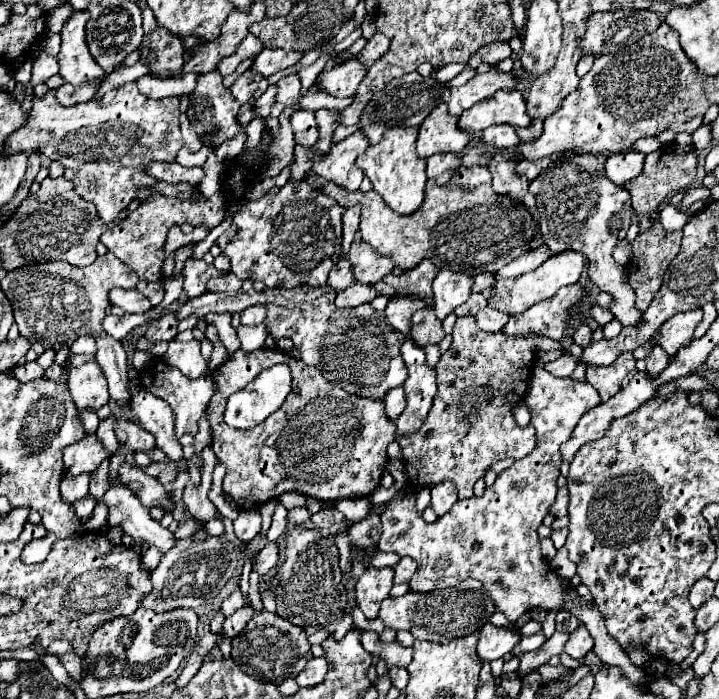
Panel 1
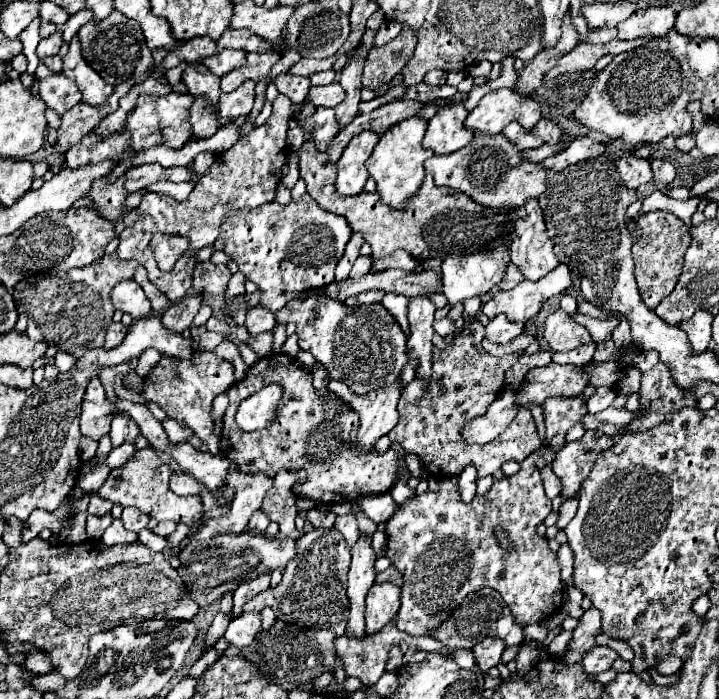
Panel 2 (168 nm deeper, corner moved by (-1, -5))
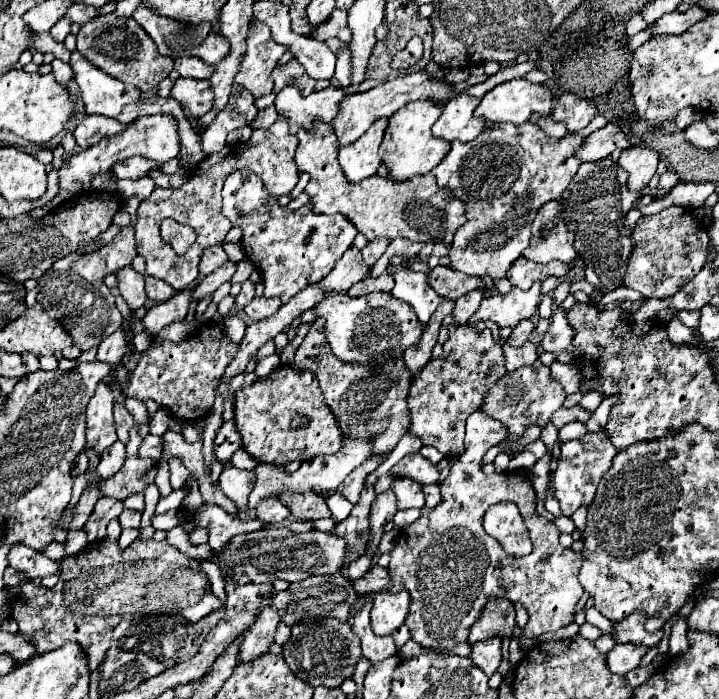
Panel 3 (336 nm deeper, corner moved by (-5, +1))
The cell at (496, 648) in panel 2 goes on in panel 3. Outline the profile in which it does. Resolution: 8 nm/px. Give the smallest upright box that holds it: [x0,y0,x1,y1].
[472,637,502,677]

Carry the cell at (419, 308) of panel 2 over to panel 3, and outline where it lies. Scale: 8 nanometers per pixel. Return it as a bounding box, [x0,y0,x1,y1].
[392,267,444,325]

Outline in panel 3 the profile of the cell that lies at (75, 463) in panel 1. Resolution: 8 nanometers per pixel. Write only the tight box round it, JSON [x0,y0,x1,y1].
[138,435,162,461]

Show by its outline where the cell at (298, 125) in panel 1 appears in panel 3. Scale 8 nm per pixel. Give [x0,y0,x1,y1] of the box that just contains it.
[332,71,468,147]

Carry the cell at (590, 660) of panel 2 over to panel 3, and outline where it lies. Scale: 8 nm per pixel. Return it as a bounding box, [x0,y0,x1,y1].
[606,643,646,675]

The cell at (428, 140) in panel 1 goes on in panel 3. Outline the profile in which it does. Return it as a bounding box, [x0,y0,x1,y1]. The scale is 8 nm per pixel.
[432,95,484,141]

